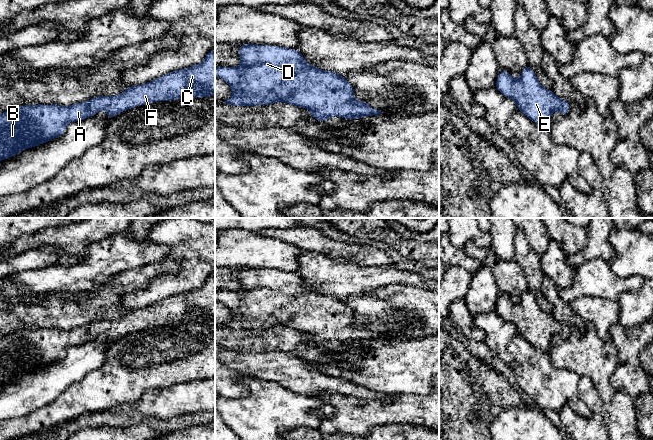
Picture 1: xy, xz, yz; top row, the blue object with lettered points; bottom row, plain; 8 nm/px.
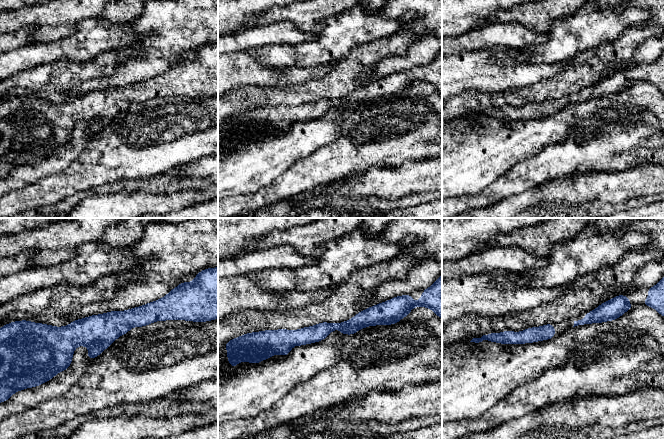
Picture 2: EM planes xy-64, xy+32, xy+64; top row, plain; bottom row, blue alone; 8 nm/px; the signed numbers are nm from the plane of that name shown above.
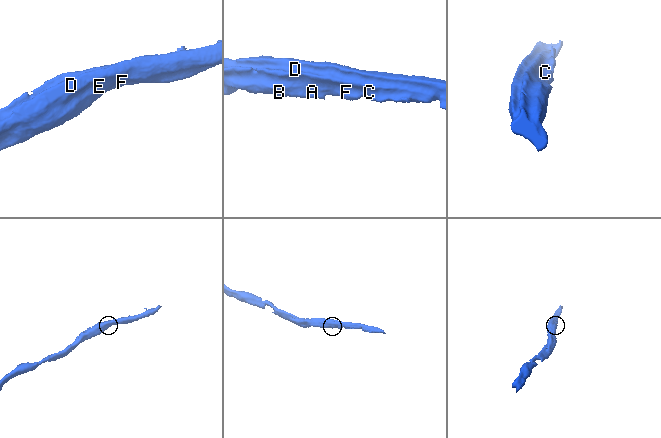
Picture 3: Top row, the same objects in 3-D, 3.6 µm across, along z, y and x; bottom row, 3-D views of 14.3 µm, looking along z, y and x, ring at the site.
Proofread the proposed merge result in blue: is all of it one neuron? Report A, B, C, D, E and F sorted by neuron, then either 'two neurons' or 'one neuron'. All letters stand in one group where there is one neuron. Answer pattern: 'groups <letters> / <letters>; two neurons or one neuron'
groups A B C D E F; one neuron

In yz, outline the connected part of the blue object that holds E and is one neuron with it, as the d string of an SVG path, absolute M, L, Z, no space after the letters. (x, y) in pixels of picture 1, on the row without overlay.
M528 289L523 292L519 303L514 303L507 294L501 294L495 312L504 321L513 323L520 336L544 352L551 350L554 334L561 339L570 335L570 327L557 321L553 314L544 312Z

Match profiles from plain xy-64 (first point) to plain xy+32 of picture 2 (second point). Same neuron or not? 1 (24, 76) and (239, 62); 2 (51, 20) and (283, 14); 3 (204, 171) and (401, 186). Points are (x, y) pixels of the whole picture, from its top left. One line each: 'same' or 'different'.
1: different
2: same
3: same

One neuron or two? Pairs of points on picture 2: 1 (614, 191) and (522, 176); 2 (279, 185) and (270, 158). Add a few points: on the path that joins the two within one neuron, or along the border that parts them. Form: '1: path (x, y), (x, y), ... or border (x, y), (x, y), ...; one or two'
1: border (573, 175), (556, 178), (536, 188), (528, 189); two
2: border (294, 162), (279, 176), (257, 191); two

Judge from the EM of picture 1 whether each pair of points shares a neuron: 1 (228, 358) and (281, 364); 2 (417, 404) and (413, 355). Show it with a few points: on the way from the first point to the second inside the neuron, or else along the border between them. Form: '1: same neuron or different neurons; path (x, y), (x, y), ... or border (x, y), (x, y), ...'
1: same neuron; path (241, 362), (268, 364)
2: different neurons; border (428, 393), (393, 395)

